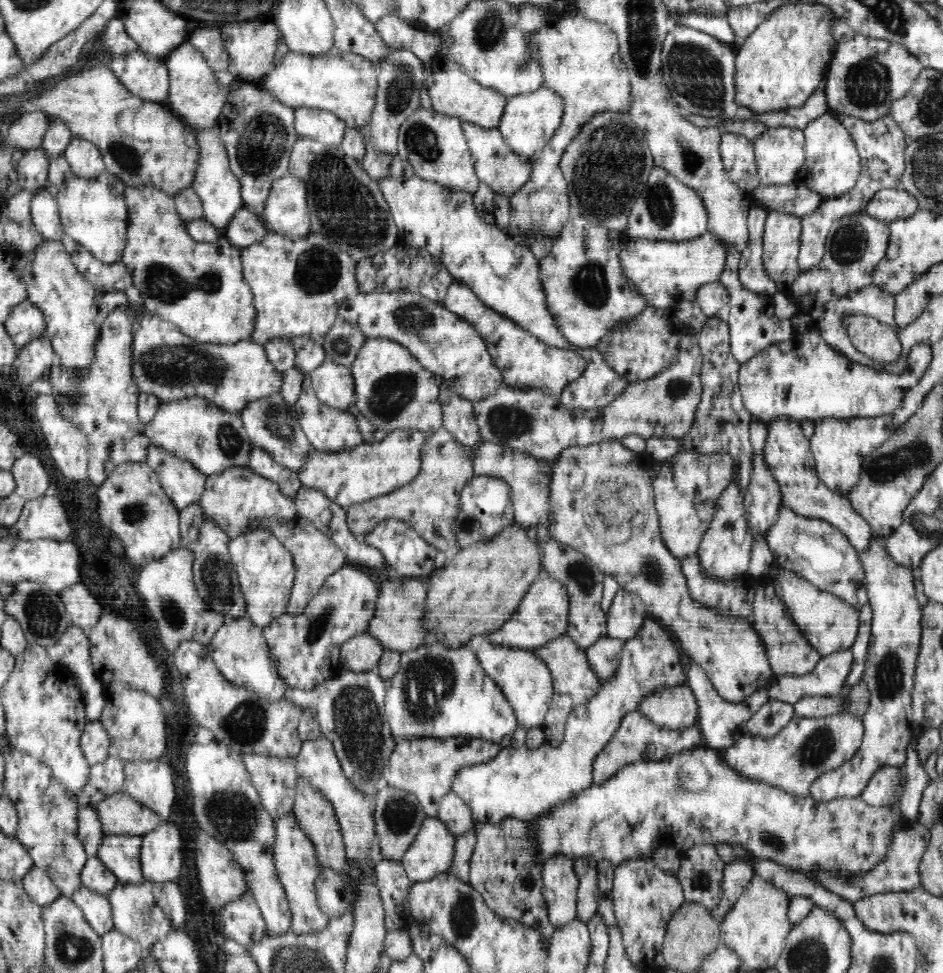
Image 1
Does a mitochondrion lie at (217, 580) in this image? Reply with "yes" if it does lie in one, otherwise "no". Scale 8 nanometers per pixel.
yes

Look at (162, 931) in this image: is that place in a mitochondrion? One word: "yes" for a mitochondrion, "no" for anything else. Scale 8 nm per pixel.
no

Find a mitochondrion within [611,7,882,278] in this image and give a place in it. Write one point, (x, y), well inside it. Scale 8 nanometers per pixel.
(698, 75)

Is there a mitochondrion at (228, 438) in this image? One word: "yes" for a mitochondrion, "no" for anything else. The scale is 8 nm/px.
yes

